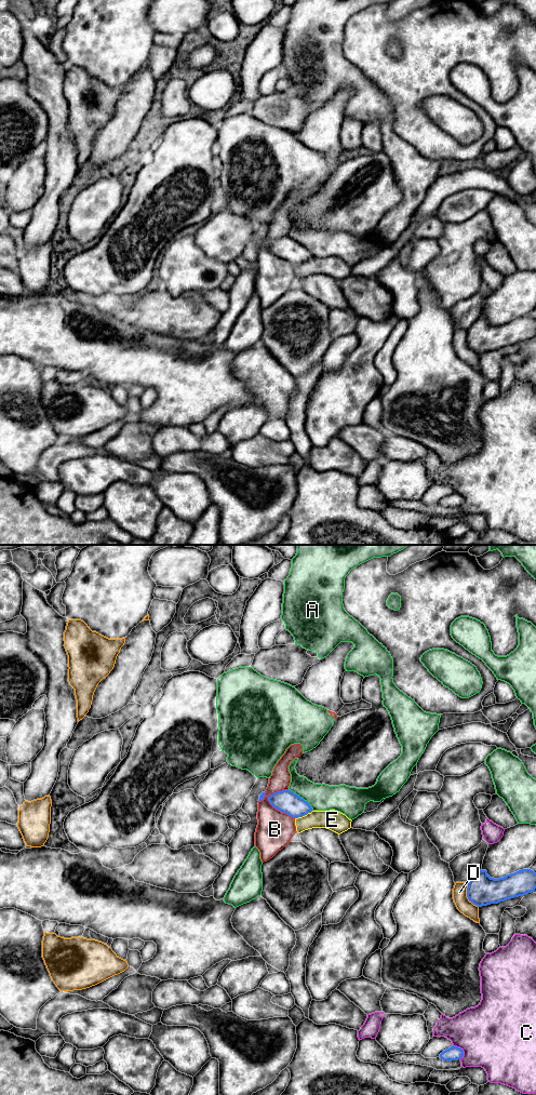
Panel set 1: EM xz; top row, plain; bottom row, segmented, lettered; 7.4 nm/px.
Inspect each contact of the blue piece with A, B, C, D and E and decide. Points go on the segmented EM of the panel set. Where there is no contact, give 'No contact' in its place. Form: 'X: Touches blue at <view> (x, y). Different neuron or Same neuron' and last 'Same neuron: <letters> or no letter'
A: Touches blue at xz (302, 798). Different neuron
B: Touches blue at xz (280, 811). Different neuron
C: Touches blue at xz (463, 1051). Different neuron
D: Touches blue at xz (467, 896). Different neuron
E: Touches blue at xz (304, 815). Different neuron
Same neuron: no letter

